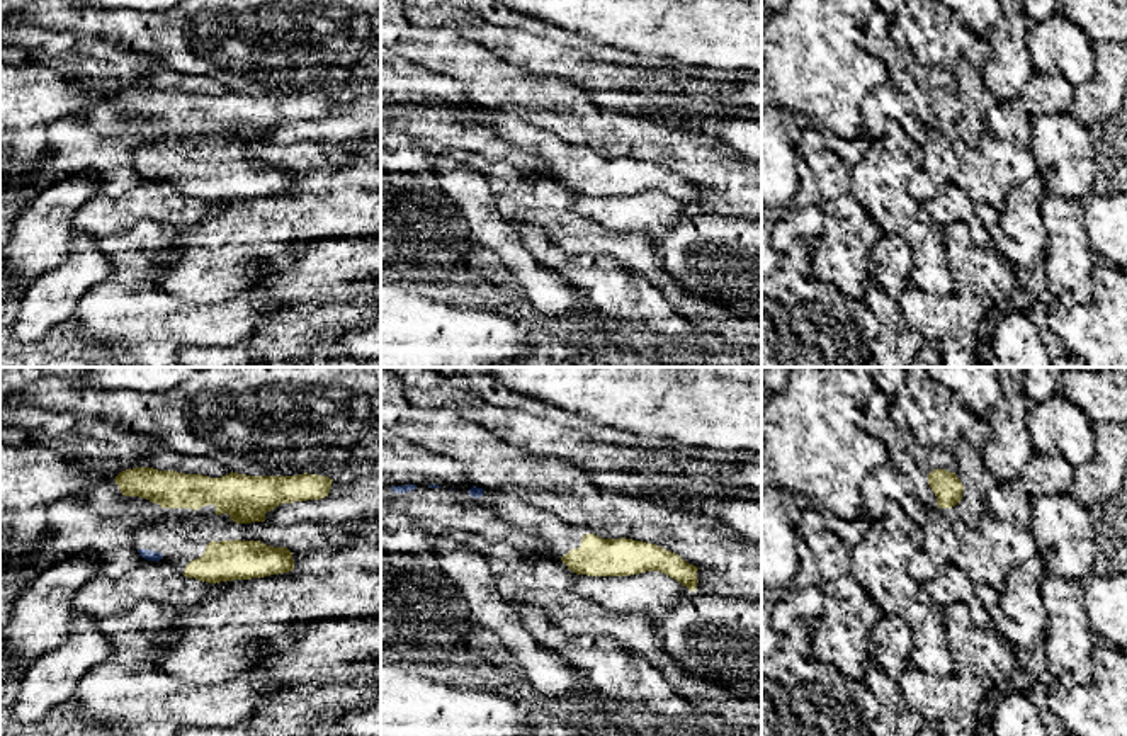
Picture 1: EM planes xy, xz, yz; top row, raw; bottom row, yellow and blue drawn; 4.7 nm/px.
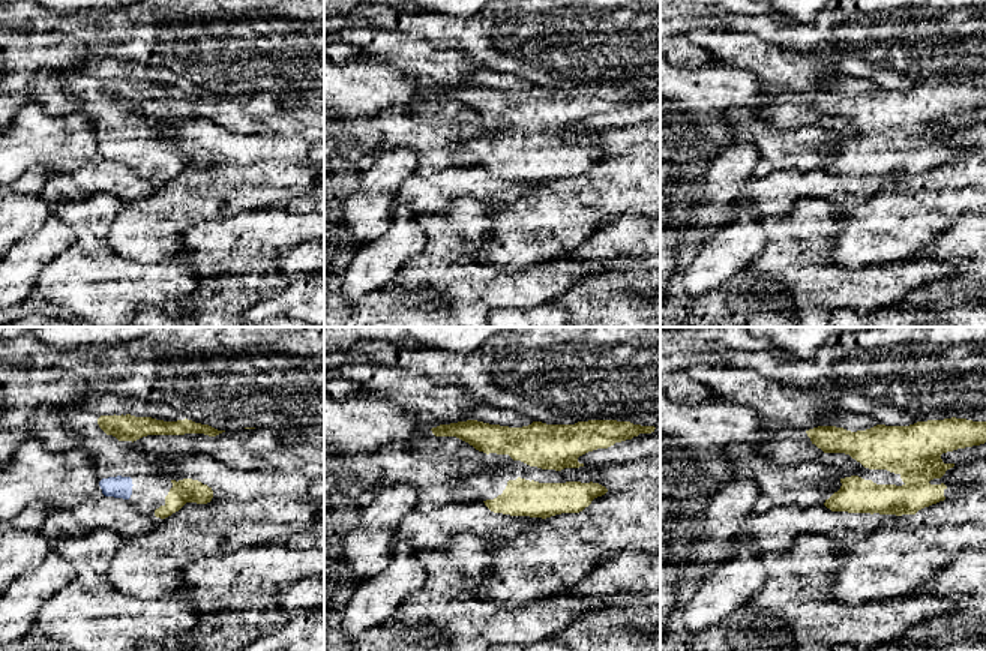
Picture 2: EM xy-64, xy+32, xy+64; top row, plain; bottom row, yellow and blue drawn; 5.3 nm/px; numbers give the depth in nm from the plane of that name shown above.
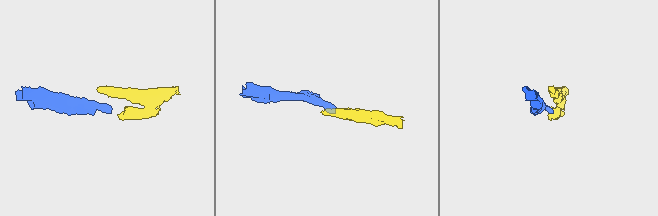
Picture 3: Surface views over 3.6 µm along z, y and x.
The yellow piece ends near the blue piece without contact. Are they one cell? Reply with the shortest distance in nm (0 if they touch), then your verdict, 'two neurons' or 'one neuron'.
120 nm | one neuron

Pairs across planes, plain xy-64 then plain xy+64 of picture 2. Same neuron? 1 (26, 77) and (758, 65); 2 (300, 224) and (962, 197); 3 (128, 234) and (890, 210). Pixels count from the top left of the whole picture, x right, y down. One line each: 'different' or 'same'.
1: same
2: different
3: same

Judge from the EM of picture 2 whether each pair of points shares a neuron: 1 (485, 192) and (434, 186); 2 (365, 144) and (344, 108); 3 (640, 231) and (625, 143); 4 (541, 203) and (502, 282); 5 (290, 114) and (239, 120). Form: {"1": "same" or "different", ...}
{"1": "same", "2": "same", "3": "different", "4": "different", "5": "same"}

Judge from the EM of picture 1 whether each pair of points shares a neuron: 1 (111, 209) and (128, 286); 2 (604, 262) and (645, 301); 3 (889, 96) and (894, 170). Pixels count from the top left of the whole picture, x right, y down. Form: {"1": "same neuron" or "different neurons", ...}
{"1": "different neurons", "2": "same neuron", "3": "different neurons"}

